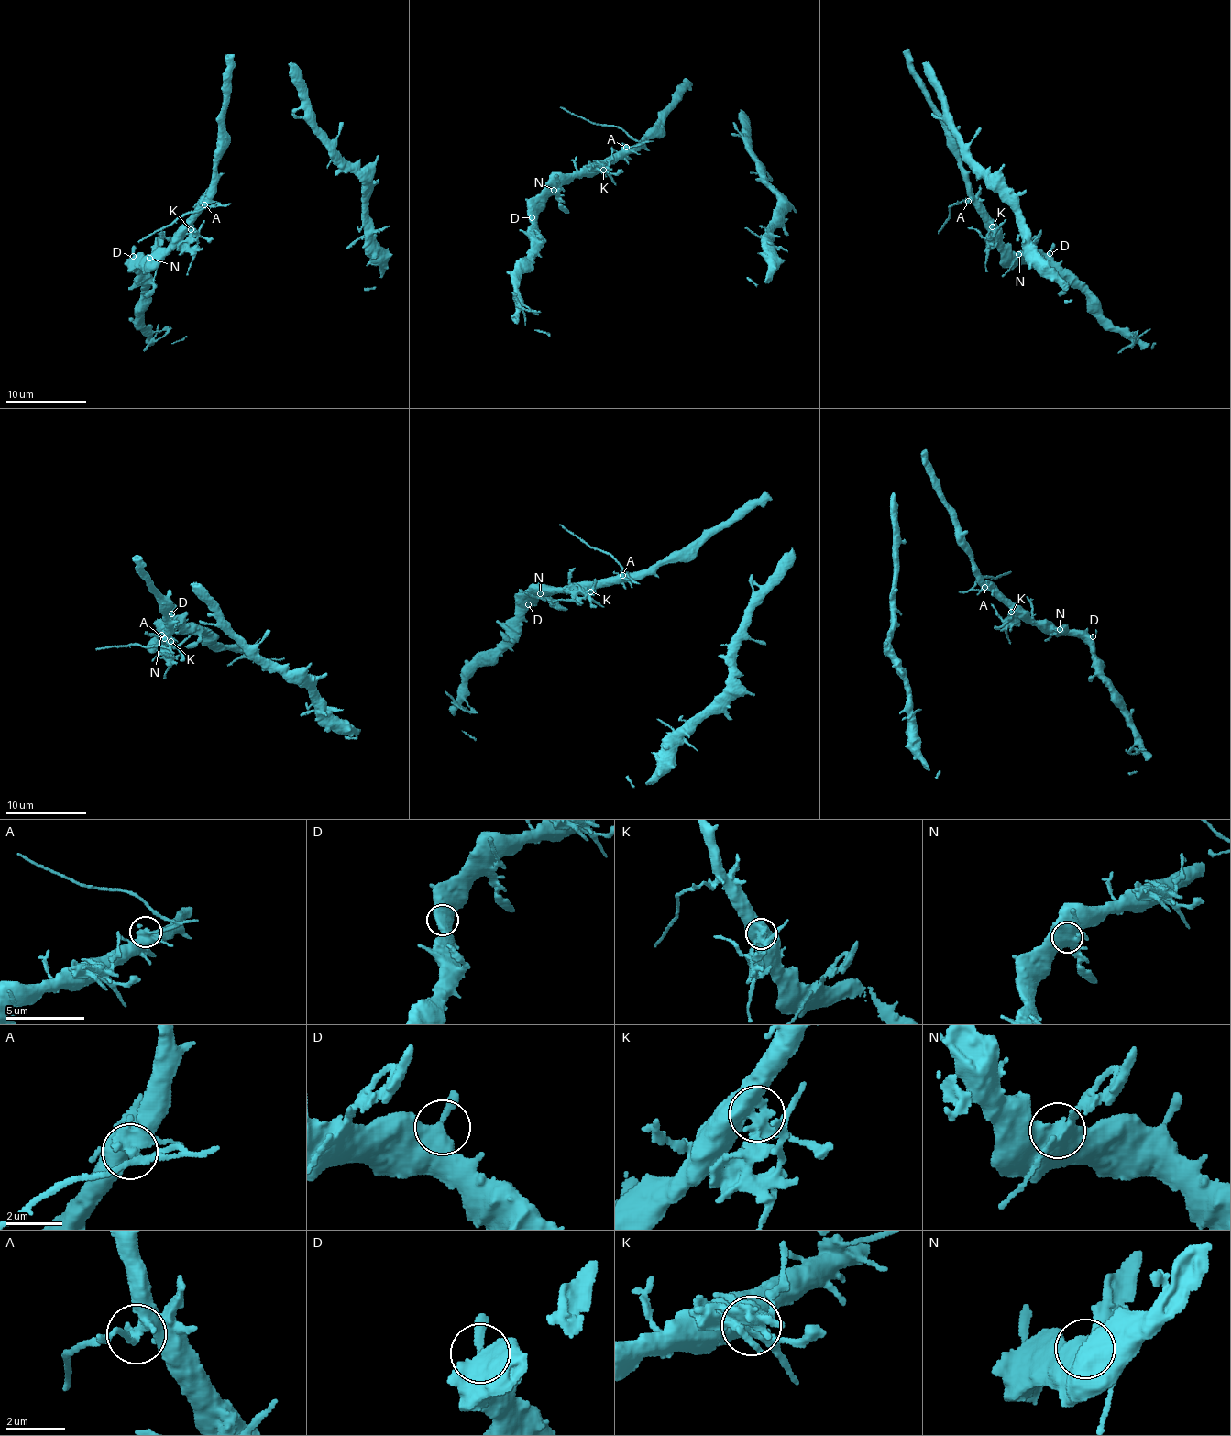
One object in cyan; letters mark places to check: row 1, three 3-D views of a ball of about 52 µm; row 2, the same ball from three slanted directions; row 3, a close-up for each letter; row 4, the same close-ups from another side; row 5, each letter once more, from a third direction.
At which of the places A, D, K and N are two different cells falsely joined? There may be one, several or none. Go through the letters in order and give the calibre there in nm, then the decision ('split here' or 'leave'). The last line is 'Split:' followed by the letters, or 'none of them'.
A: 400 nm | split here
D: 480 nm | leave
K: 480 nm | split here
N: 500 nm | leave
Split: A, K

